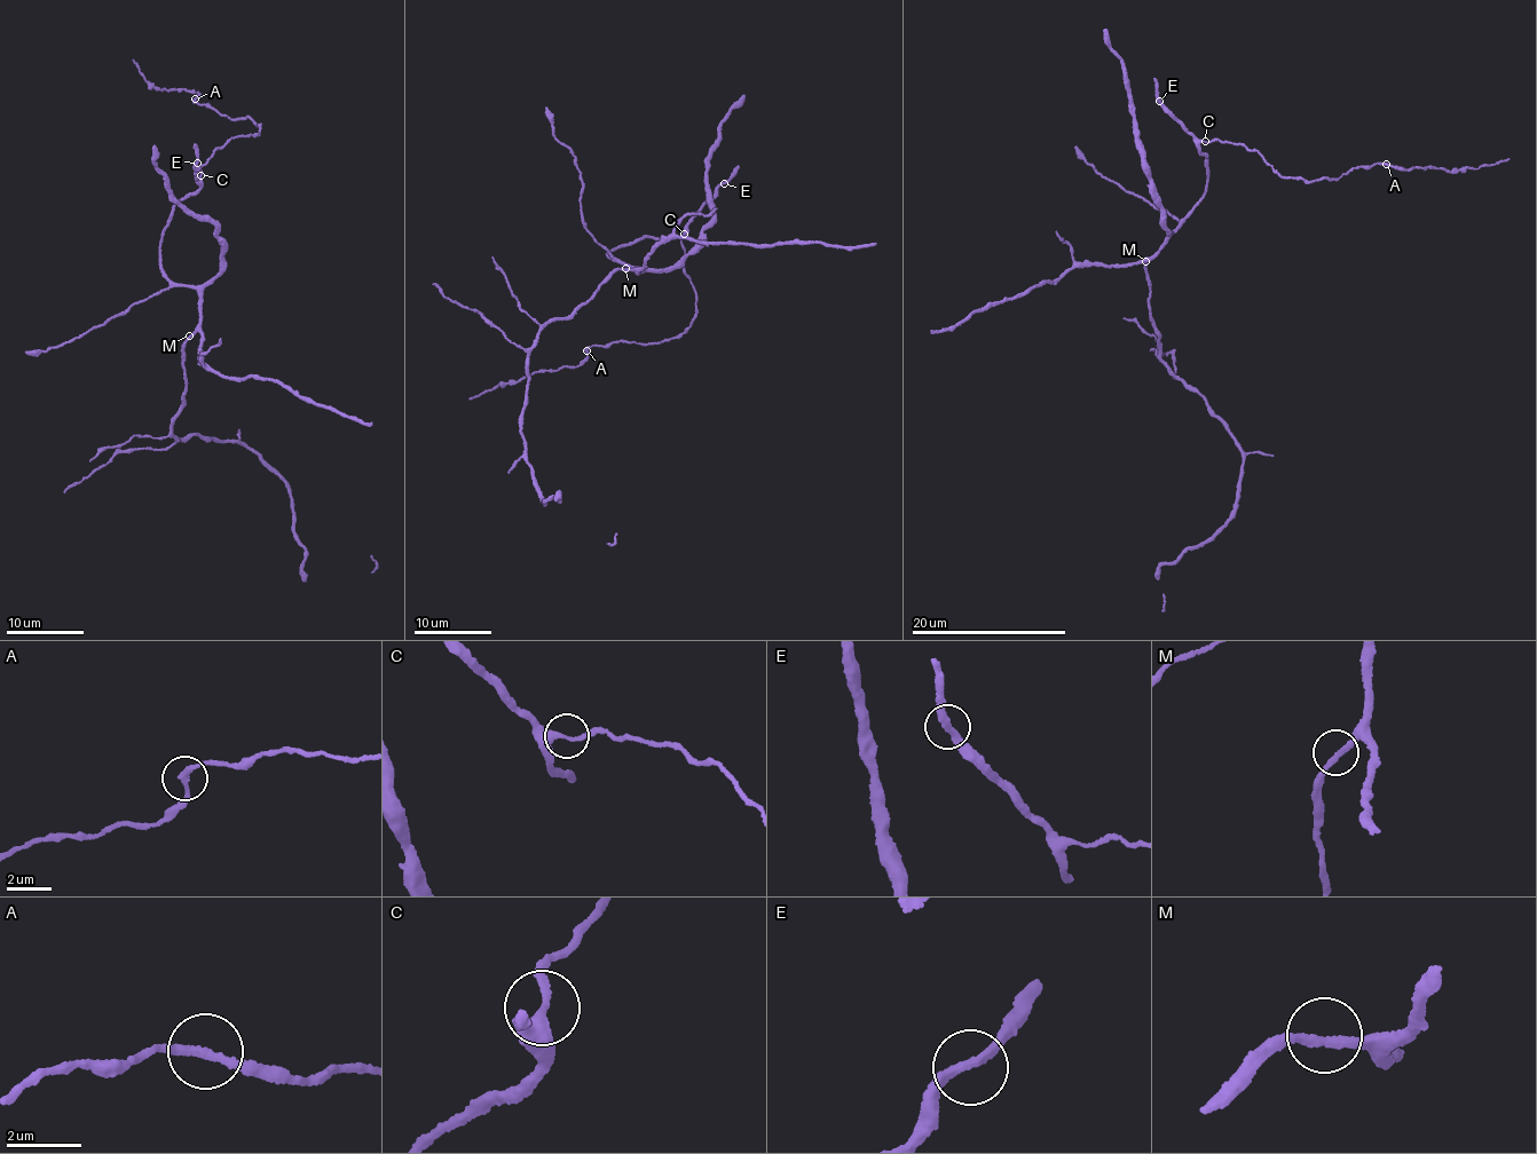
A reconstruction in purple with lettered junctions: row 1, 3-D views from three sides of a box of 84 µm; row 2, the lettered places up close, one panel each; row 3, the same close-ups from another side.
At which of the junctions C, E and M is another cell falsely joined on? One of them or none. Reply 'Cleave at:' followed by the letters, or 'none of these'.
Cleave at: none of these

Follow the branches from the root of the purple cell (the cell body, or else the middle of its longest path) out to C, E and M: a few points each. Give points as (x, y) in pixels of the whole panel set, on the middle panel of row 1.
C: (636, 267), (608, 254), (619, 245), (644, 235), (659, 238), (685, 234)
E: (636, 267), (608, 254), (619, 245), (644, 235), (659, 238), (682, 235), (693, 215), (724, 183)
M: (636, 267), (640, 268), (637, 274), (625, 268)

